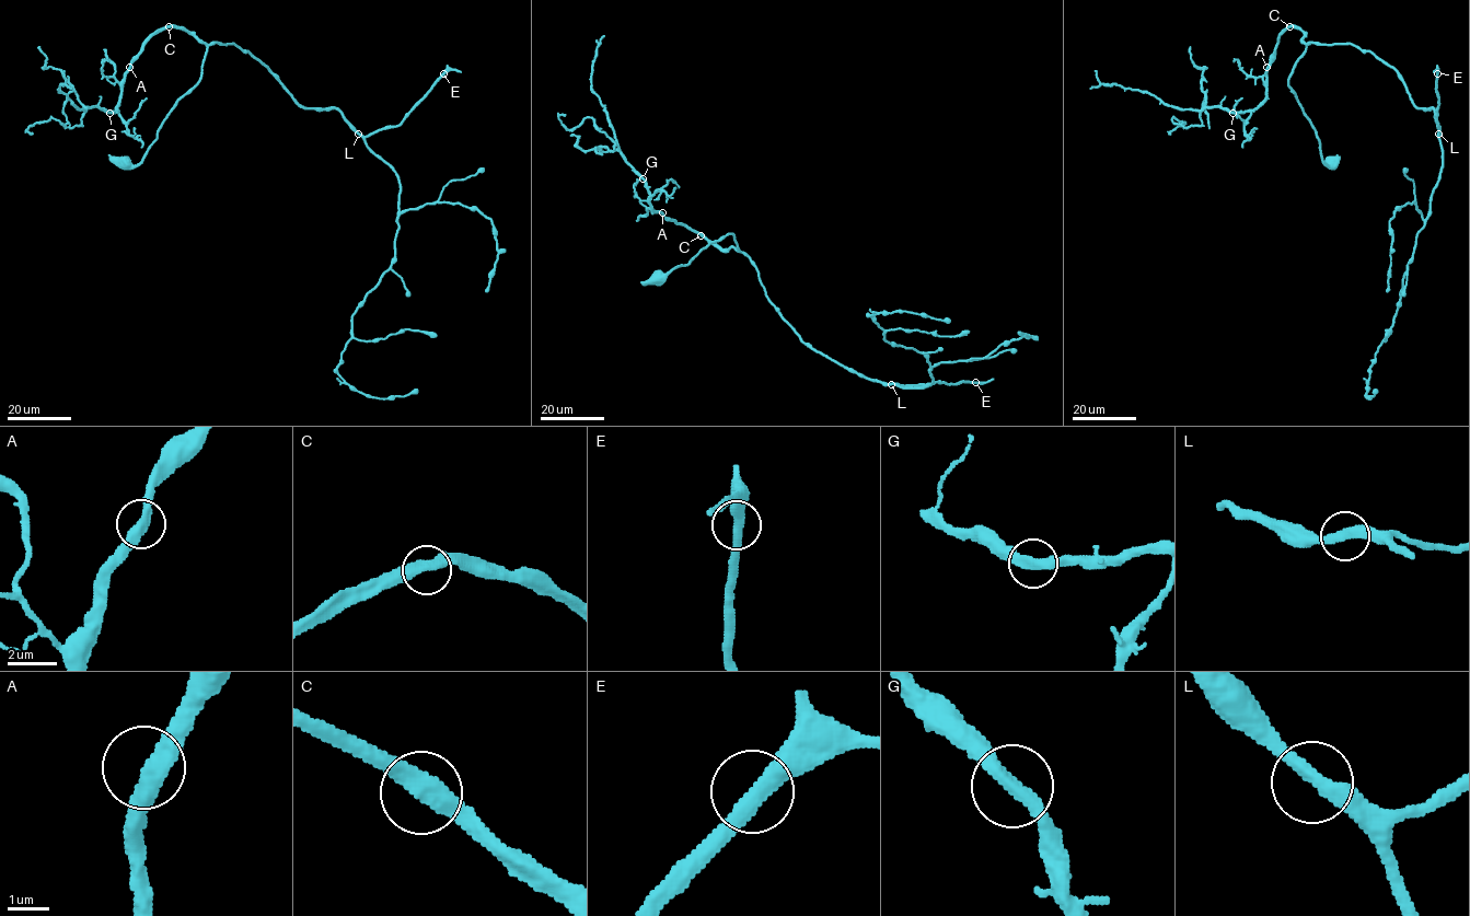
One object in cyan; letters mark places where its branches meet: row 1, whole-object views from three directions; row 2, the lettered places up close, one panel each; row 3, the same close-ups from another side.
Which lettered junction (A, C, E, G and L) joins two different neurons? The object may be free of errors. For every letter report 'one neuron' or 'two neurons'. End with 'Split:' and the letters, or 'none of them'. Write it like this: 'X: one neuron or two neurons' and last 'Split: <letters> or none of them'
A: one neuron
C: one neuron
E: one neuron
G: one neuron
L: one neuron
Split: none of them

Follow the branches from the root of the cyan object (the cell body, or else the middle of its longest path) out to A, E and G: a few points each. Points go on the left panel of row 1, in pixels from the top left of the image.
A: (127, 163), (141, 161), (172, 107), (198, 82), (206, 45), (186, 30), (166, 26), (149, 38), (129, 67)
E: (127, 163), (141, 161), (215, 42), (246, 50), (298, 104), (337, 108), (363, 136), (397, 126), (443, 73)
G: (127, 163), (141, 161), (172, 107), (198, 82), (206, 45), (180, 27), (155, 32), (110, 113)

